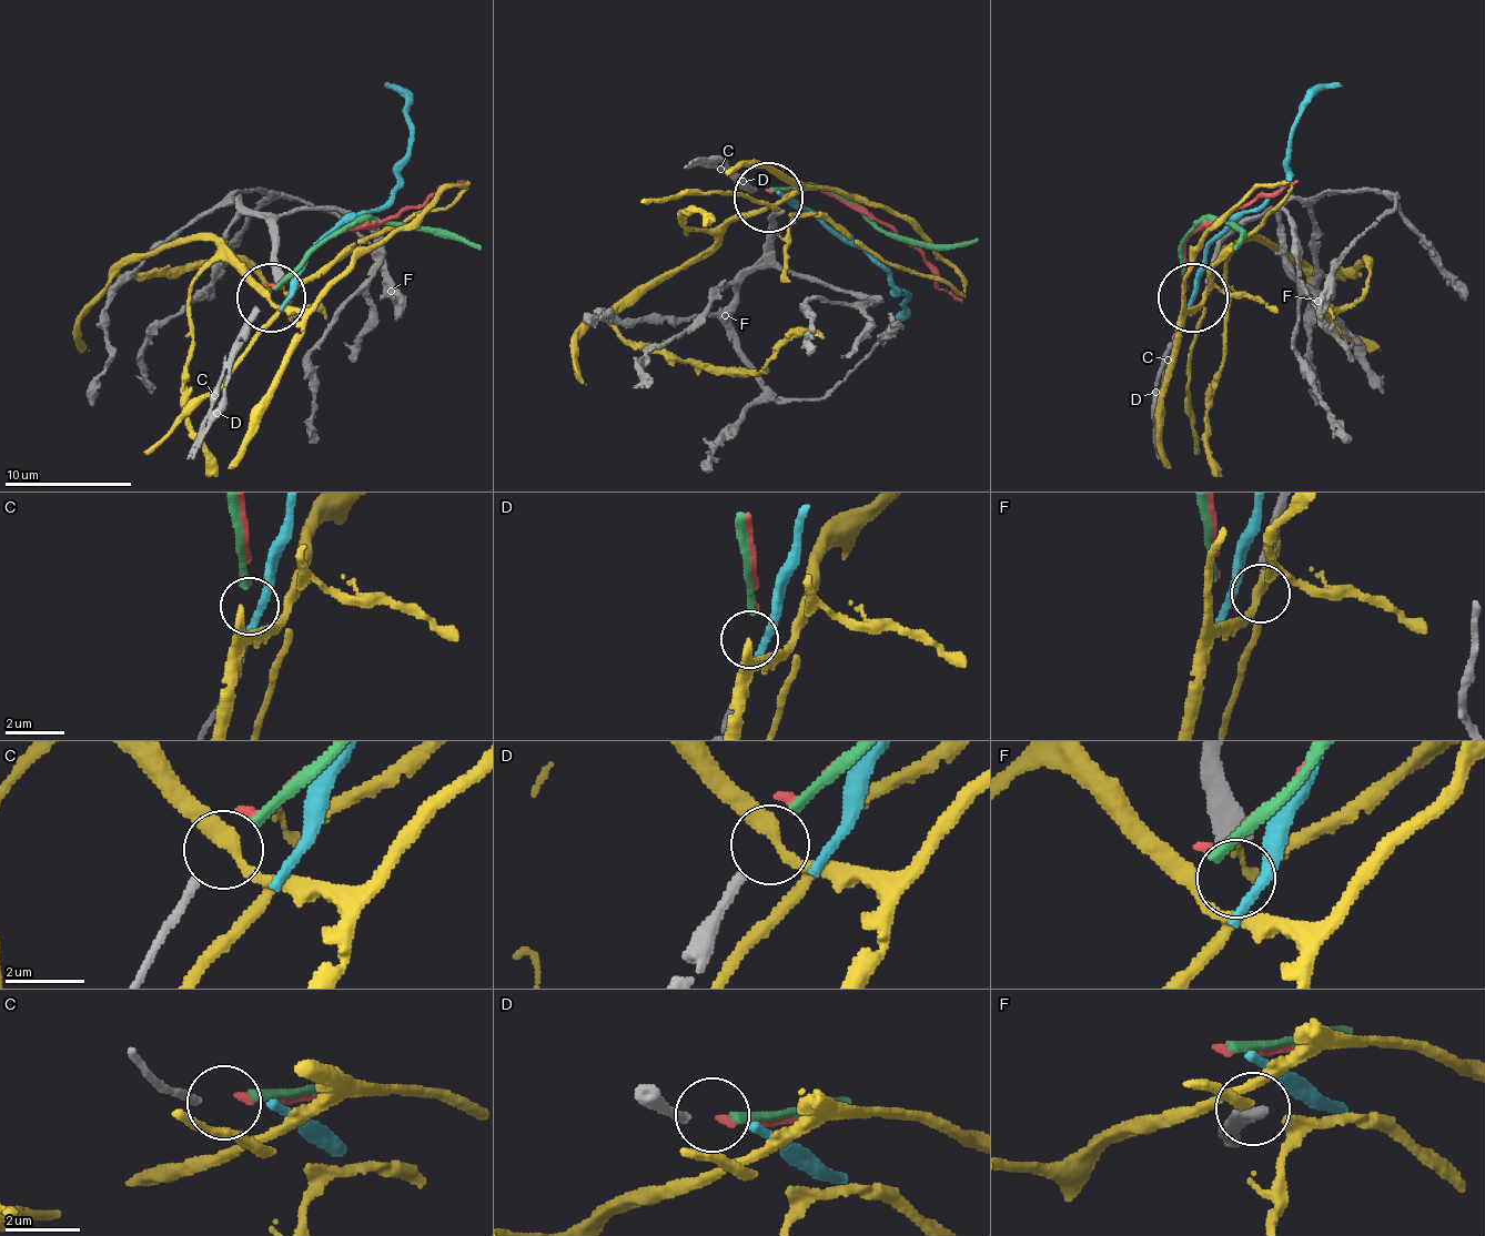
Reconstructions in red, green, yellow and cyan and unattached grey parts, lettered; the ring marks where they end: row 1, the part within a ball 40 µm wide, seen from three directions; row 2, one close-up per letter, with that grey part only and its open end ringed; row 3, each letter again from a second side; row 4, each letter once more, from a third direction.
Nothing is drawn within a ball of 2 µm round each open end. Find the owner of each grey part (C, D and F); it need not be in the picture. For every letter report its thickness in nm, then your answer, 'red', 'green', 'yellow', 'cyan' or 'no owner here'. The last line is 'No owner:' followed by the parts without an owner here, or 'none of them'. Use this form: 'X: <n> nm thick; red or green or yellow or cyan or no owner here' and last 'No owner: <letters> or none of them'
C: 200 nm thick; red
D: 240 nm thick; green
F: 440 nm thick; no owner here
No owner: F

